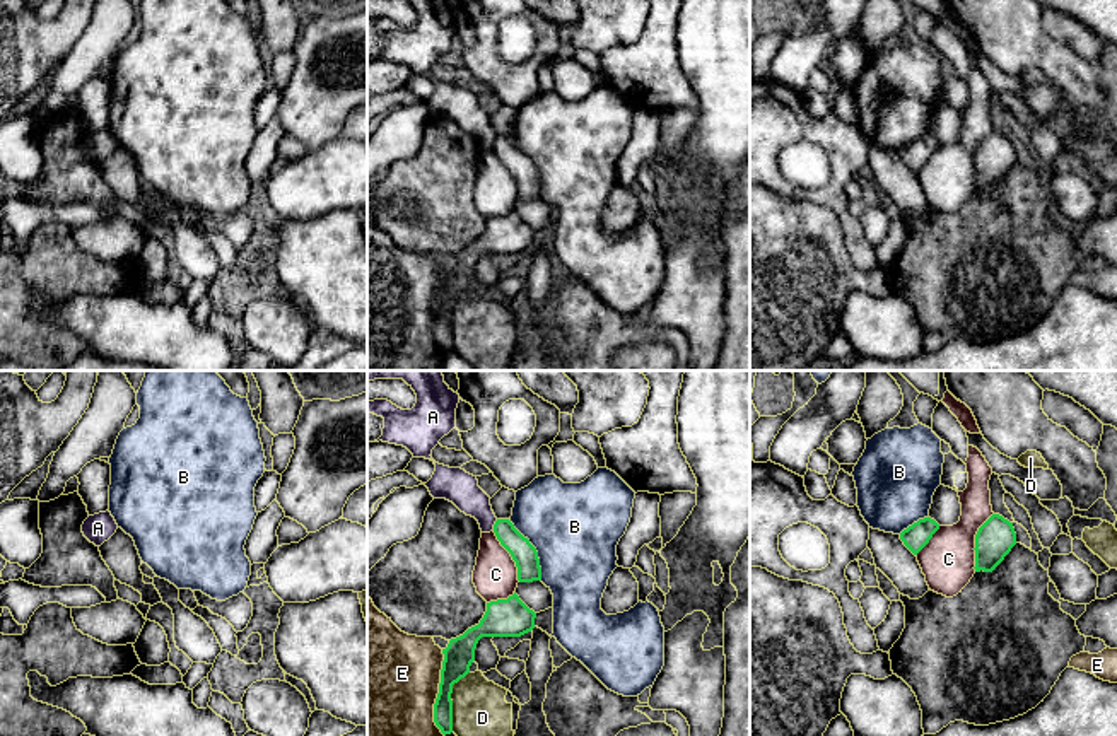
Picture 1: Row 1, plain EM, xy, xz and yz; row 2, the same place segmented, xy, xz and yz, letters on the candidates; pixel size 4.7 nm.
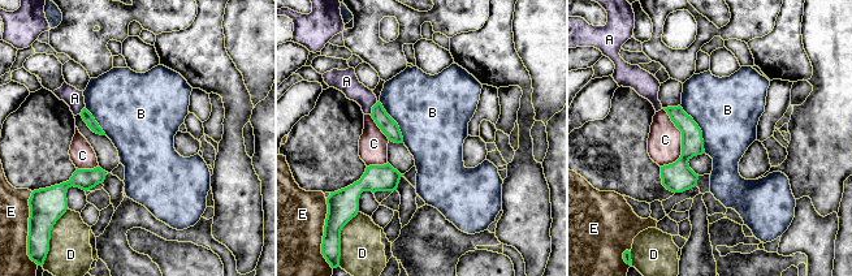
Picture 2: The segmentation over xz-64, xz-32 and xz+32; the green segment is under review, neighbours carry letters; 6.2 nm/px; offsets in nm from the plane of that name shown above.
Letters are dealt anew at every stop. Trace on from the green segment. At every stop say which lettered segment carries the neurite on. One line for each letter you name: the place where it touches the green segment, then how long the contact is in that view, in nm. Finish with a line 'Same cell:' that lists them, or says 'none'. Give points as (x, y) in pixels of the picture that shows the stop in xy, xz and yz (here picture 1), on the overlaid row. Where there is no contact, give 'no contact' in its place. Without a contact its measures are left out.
Same cell: none

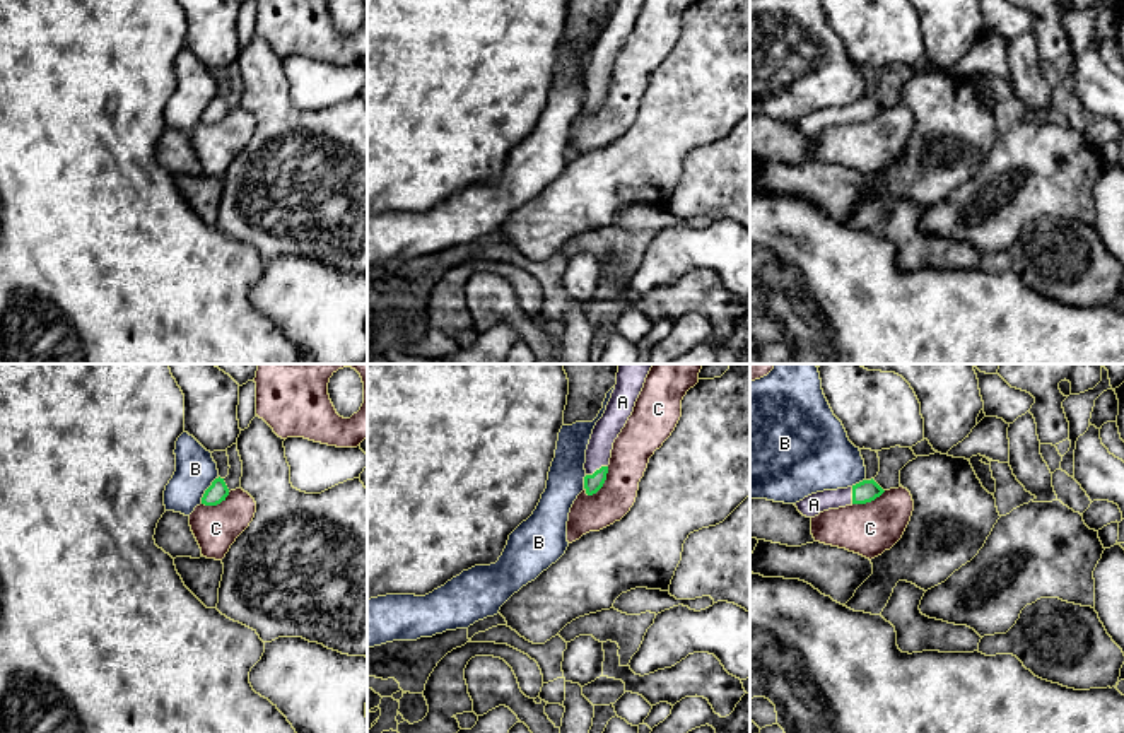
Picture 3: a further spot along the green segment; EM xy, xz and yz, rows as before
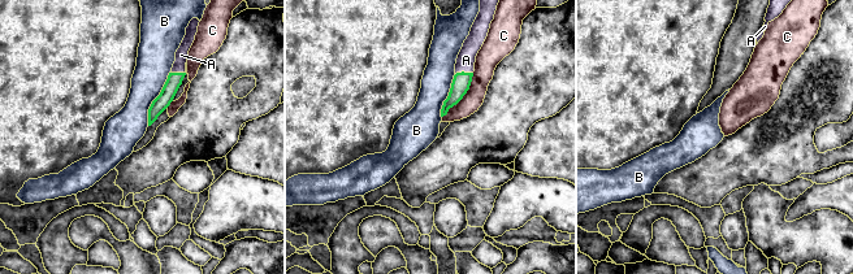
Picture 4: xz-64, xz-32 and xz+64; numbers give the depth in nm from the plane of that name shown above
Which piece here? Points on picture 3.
A: meets green in xz at (597, 470); contact 120 nm long
Same cell: A

